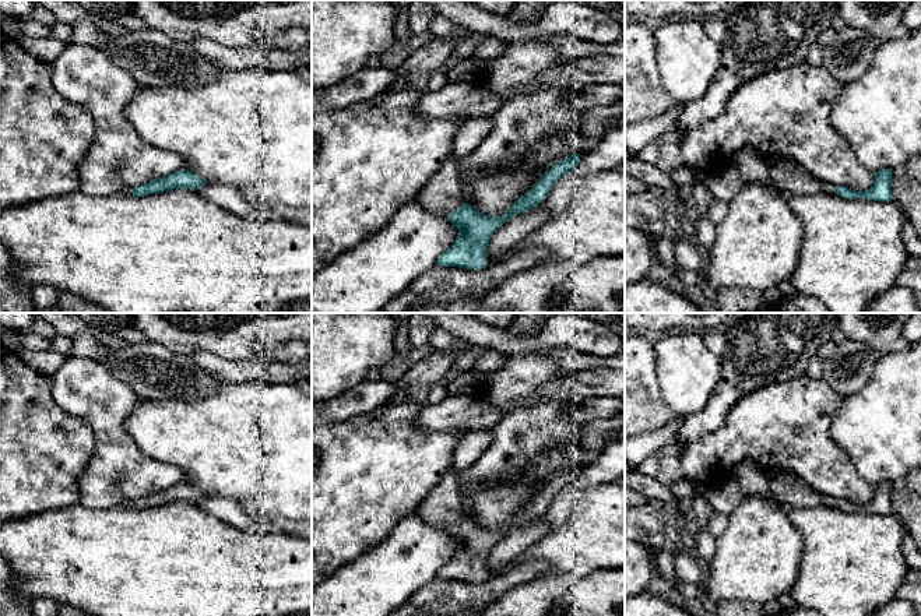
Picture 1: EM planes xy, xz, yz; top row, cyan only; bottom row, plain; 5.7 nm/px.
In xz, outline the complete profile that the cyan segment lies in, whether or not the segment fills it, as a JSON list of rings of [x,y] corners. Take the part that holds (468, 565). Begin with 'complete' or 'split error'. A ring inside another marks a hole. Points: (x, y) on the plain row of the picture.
split error; [[[451,465],[442,482],[418,504],[415,514],[435,528],[446,528],[458,542],[453,559],[443,564],[436,578],[482,582],[486,578],[486,560],[493,546],[512,529],[541,517],[556,494],[572,486],[584,468],[573,467],[553,478],[538,496],[517,511],[510,524],[502,529],[488,529],[468,515],[460,514],[460,482]]]

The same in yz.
split error; [[[771,471],[767,474],[771,493],[777,501],[787,507],[837,507],[840,510],[854,513],[866,511],[875,514],[890,514],[892,507],[892,482],[880,482],[875,486],[875,494],[871,501],[865,504],[855,504],[846,499],[836,499],[816,493],[808,487],[799,478],[792,474]]]

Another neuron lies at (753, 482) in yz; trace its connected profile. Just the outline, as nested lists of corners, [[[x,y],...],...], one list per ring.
[[[745,460],[738,464],[732,472],[732,478],[739,483],[745,496],[774,499],[767,474],[763,472],[753,461]]]

